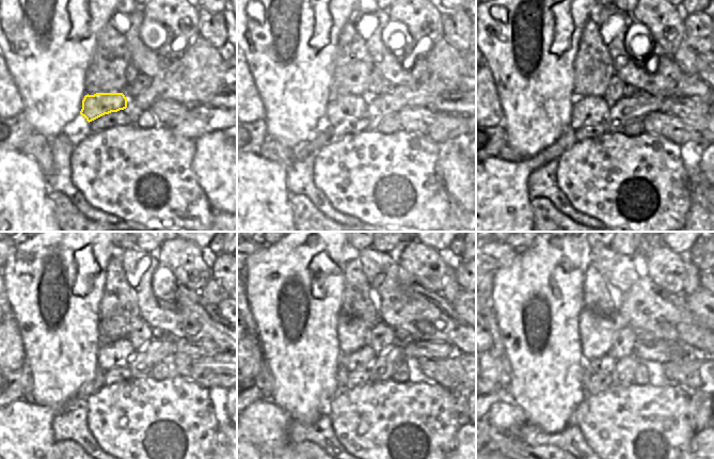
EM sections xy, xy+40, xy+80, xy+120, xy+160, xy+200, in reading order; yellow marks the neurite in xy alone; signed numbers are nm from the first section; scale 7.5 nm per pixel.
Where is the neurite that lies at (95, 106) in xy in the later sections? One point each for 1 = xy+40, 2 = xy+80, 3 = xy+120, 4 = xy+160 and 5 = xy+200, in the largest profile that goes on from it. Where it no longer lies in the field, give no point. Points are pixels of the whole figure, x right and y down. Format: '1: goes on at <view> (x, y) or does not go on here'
1: goes on at xy+40 (343, 107)
2: goes on at xy+80 (586, 111)
3: goes on at xy+120 (117, 353)
4: goes on at xy+160 (360, 360)
5: goes on at xy+200 (603, 364)

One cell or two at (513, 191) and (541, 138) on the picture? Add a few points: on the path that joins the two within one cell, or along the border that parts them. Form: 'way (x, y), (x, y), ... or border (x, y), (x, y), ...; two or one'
border (553, 142), (537, 154), (522, 159); two

